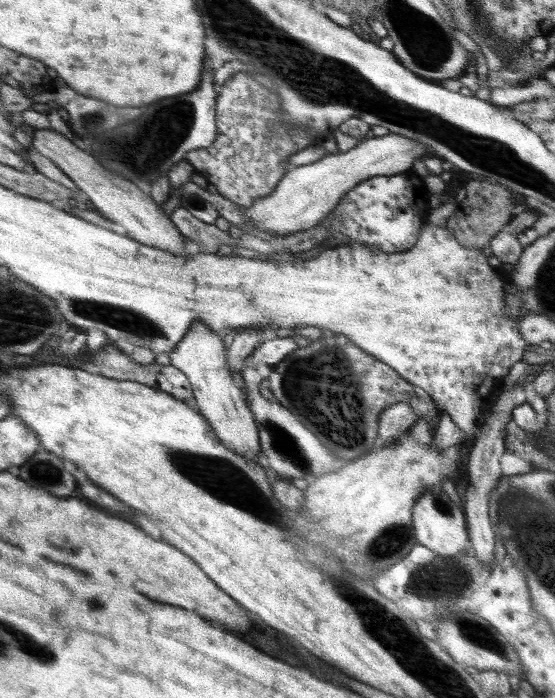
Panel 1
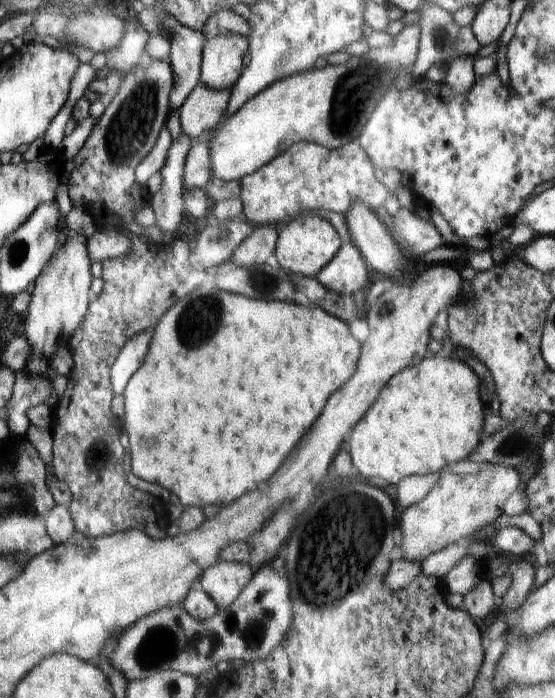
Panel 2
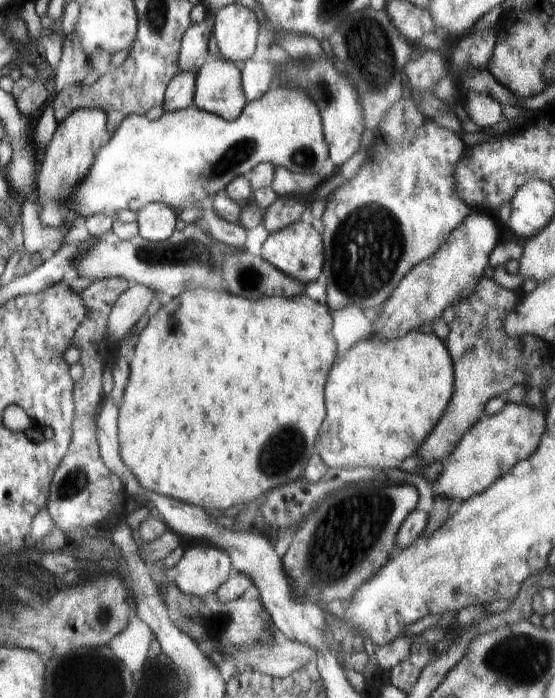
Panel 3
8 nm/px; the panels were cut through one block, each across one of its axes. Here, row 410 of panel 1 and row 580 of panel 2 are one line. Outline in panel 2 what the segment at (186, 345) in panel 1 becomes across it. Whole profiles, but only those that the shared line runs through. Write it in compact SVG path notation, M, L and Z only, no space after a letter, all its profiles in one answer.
M218 561L200 574L197 584L201 585L219 609L226 610L236 600L242 588L252 580L250 567L248 563Z

